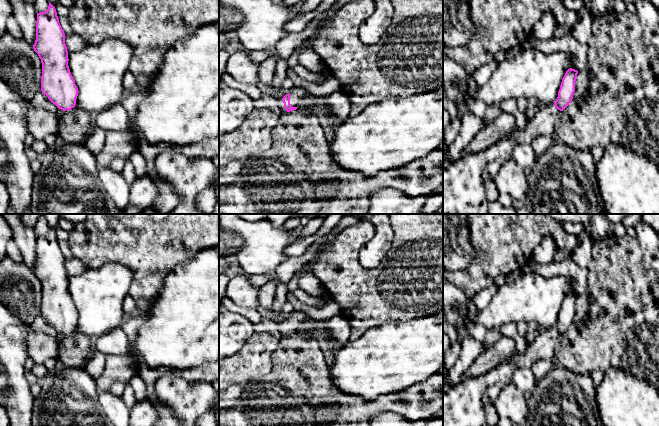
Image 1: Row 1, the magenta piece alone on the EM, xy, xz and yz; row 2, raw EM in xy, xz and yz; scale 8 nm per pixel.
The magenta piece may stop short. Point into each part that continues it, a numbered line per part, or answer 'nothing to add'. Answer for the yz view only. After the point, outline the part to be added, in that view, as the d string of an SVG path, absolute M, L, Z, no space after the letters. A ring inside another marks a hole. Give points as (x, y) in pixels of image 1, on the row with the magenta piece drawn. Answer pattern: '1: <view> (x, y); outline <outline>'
1: yz (463, 187); outline M554 103L542 106L523 130L517 129L513 134L502 138L485 151L461 157L458 161L451 163L448 168L445 168L443 170L443 214L489 214L489 202L483 181L483 172L487 169L488 164L496 159L510 160L516 144L531 144L533 139L540 135L556 138L561 112Z

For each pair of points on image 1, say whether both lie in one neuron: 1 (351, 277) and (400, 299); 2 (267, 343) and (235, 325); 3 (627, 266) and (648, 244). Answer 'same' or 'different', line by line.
1: same
2: different
3: different

